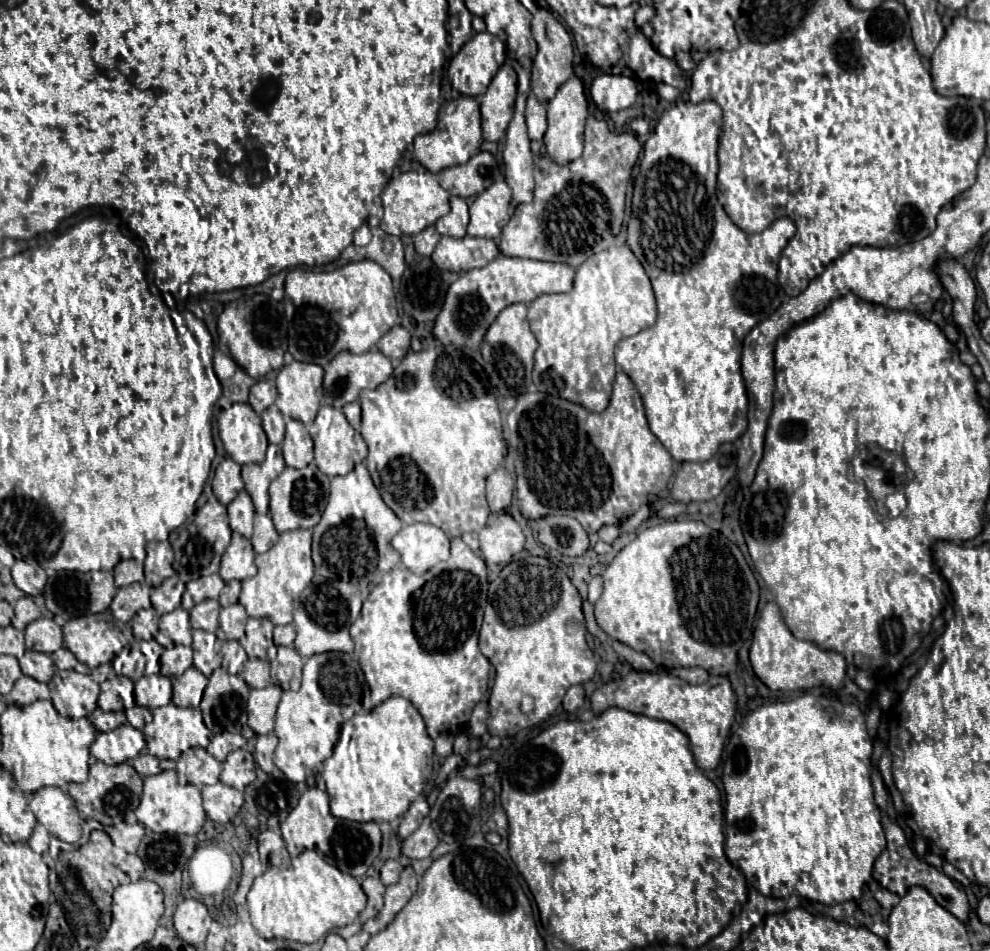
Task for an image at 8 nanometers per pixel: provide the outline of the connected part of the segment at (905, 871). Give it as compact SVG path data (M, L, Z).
M890 824L886 826L886 840L888 840L888 846L884 848L884 852L878 856L878 860L874 862L874 878L890 892L898 894L898 896L904 896L904 890L910 888L910 886L922 886L926 888L934 900L946 908L948 912L952 912L960 922L964 922L966 926L970 924L970 902L968 902L968 896L962 888L956 886L954 880L950 880L942 870L926 864L924 860L920 860L912 848L908 846L906 842L906 836L902 832L902 828L898 824Z

